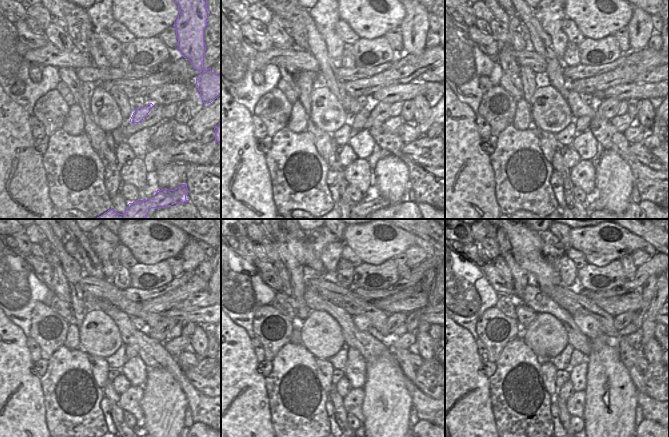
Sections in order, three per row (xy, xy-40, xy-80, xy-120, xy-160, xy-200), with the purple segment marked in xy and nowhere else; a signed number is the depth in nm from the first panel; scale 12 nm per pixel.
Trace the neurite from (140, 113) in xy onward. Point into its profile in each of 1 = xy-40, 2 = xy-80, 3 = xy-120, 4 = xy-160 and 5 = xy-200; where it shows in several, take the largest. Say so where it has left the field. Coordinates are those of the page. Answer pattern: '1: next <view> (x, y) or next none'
1: next xy-40 (357, 122)
2: next xy-80 (582, 123)
3: next xy-120 (131, 351)
4: next xy-160 (353, 353)
5: next xy-200 (577, 357)

